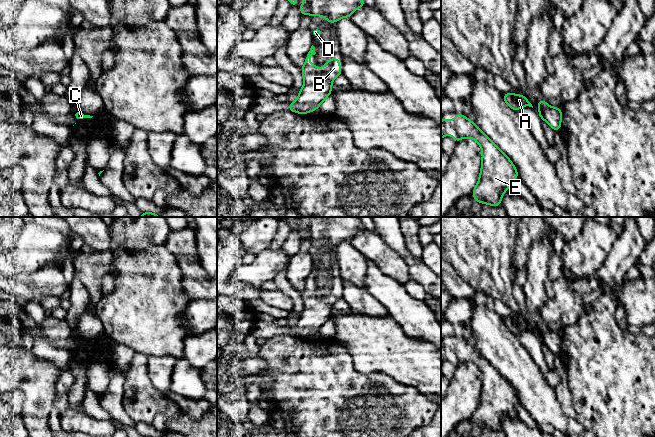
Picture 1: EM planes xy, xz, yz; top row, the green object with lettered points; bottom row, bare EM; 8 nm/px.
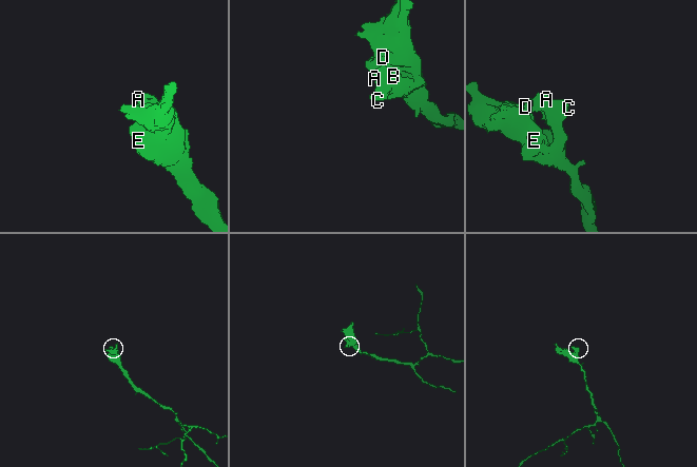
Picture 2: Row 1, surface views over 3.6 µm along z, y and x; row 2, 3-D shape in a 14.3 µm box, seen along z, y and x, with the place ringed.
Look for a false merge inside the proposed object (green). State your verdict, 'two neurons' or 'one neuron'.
one neuron

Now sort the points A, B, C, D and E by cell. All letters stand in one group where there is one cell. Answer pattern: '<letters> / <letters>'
A B C D E

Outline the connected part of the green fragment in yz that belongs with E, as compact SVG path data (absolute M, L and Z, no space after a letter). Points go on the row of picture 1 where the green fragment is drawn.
M456 113L453 121L443 117L441 139L449 133L456 143L463 138L472 138L480 145L481 171L472 196L479 203L500 206L503 193L508 191L512 179L519 178L512 161L465 115Z

